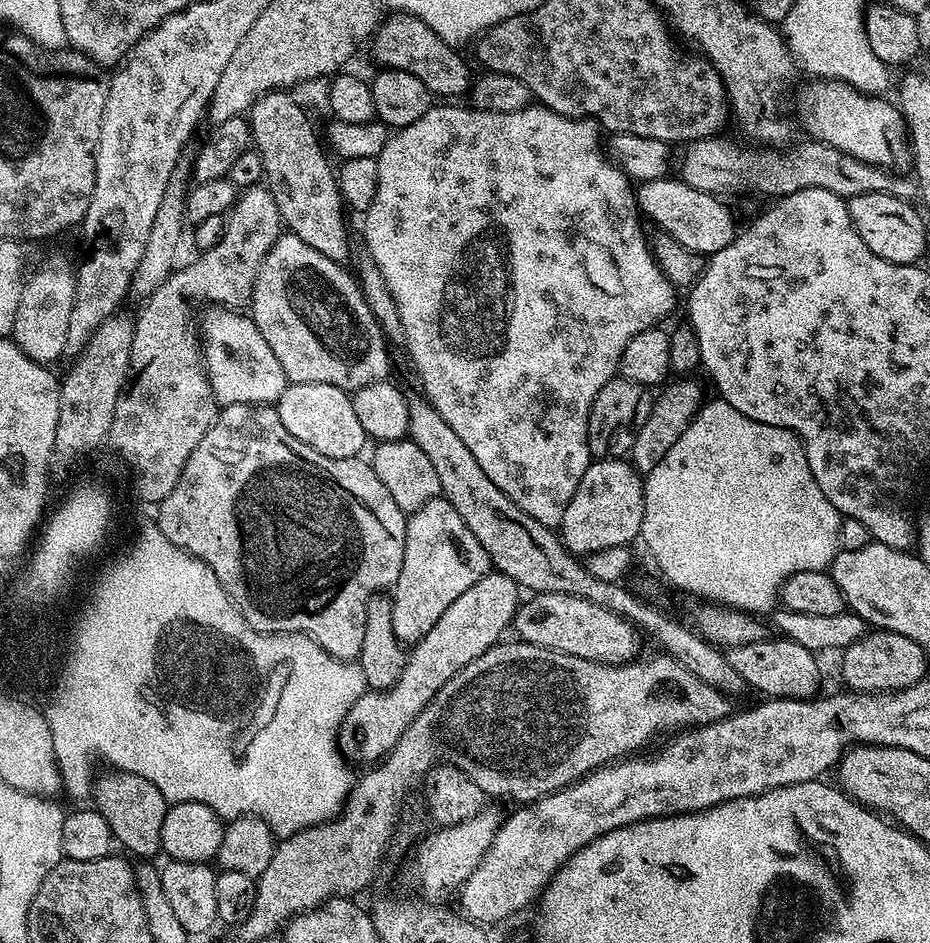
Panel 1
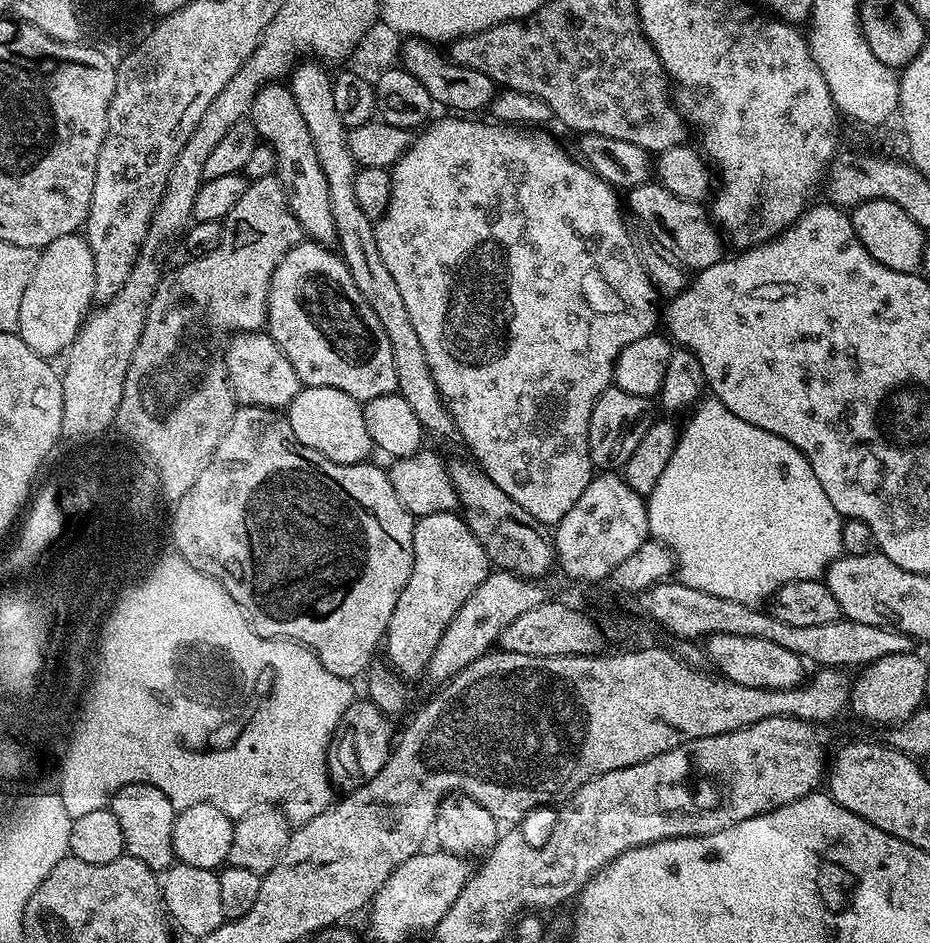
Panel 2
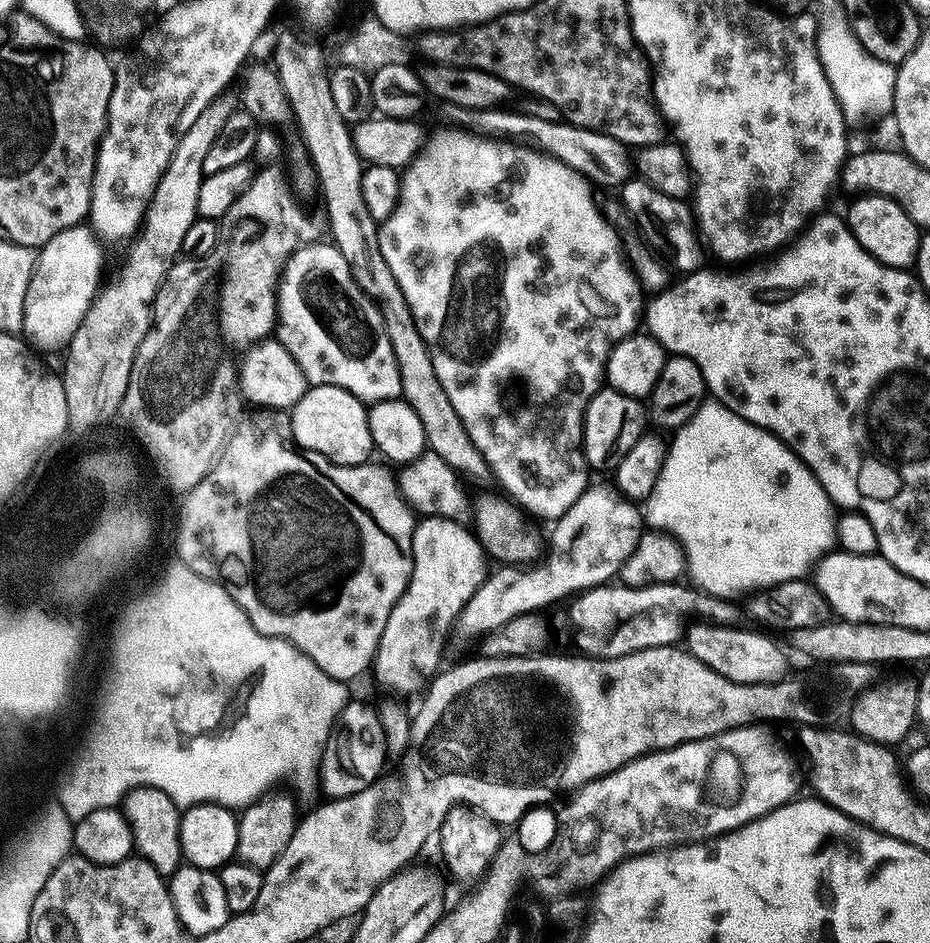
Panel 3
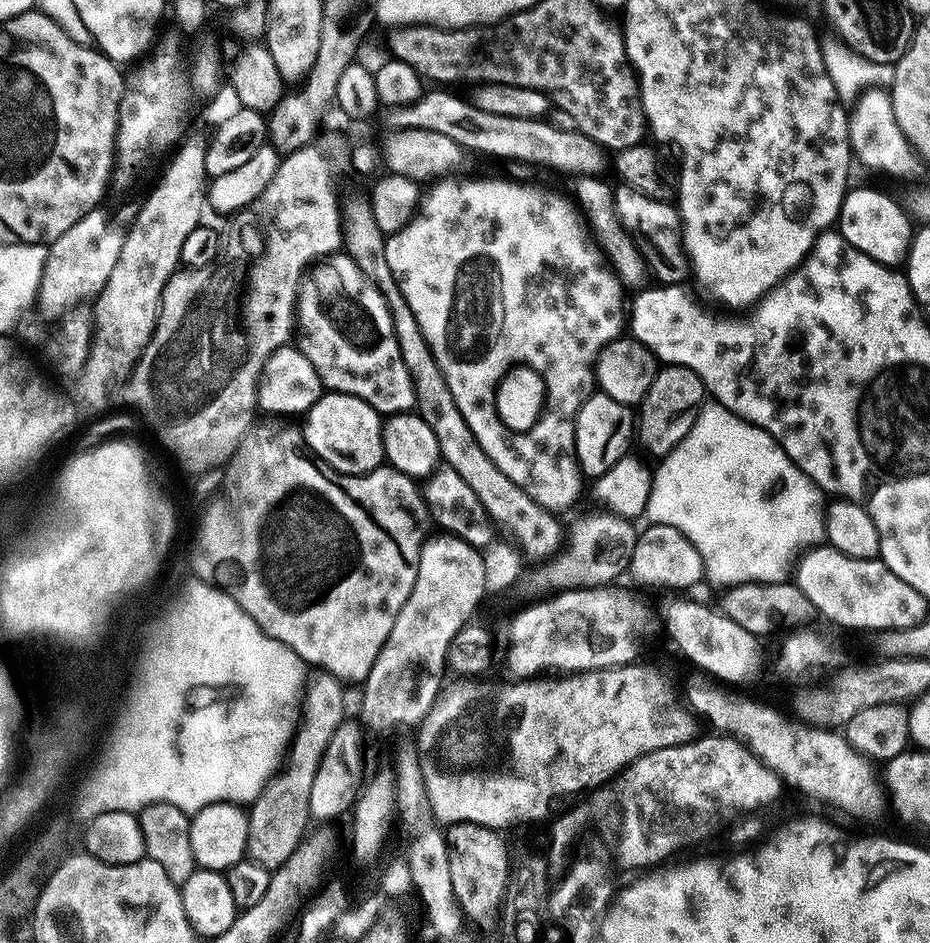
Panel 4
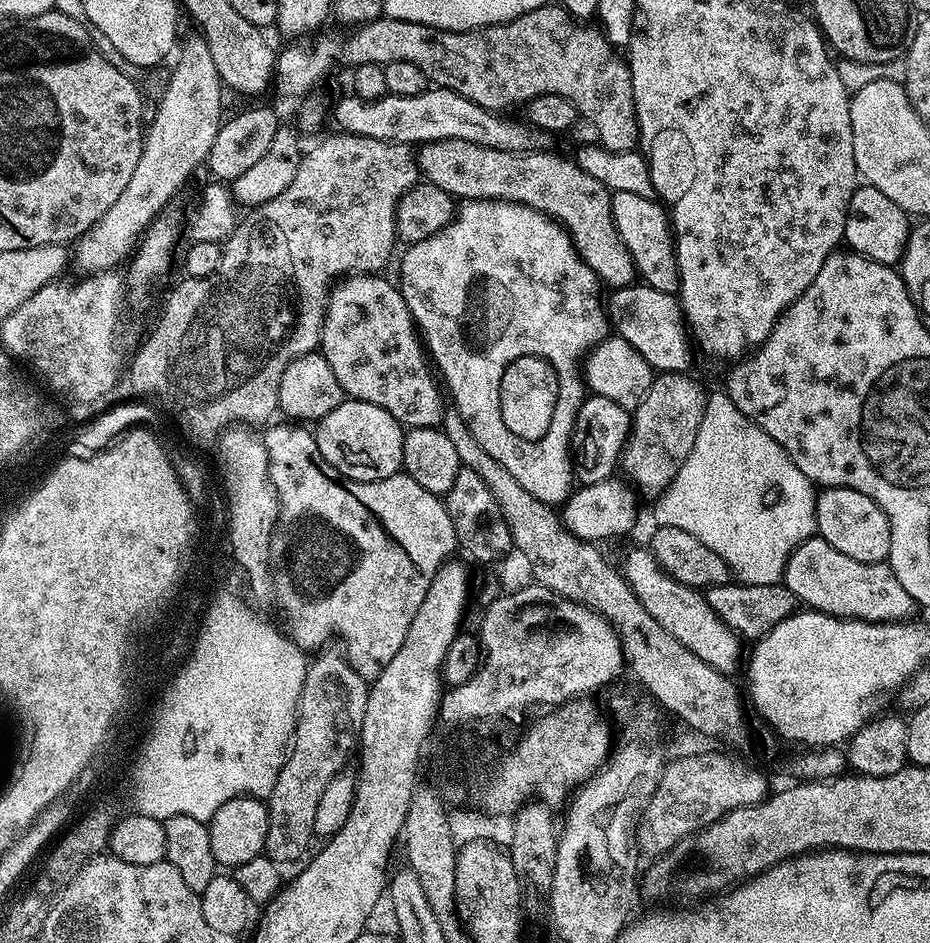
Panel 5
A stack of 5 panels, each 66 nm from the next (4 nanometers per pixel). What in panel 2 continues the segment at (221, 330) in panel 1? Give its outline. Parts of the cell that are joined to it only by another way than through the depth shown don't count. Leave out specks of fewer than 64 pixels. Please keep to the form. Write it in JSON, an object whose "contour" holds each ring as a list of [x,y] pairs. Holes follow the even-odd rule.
{"contour":[[[263,331],[242,332],[231,337],[232,340],[224,348],[224,364],[228,367],[228,385],[232,387],[232,395],[244,406],[269,408],[271,410],[284,410],[301,390],[301,382],[294,366],[282,354],[279,346],[272,341],[272,337]]]}

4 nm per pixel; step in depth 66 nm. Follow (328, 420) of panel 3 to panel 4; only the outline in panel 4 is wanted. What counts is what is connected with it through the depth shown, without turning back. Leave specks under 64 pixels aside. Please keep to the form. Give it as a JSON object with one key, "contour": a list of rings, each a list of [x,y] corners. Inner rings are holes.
{"contour":[[[325,391],[318,403],[308,409],[306,419],[308,421],[302,424],[305,444],[334,470],[348,476],[365,476],[385,463],[381,413],[375,412],[362,398]]]}

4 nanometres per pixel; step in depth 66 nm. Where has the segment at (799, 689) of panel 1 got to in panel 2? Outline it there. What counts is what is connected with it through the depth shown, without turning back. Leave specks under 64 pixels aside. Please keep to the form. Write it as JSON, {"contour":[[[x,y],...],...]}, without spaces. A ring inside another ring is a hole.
{"contour":[[[713,632],[707,637],[706,642],[708,642],[707,659],[720,671],[717,673],[726,681],[732,681],[744,687],[776,689],[799,688],[805,683],[805,661],[782,646],[774,646],[774,642],[729,632]]]}

